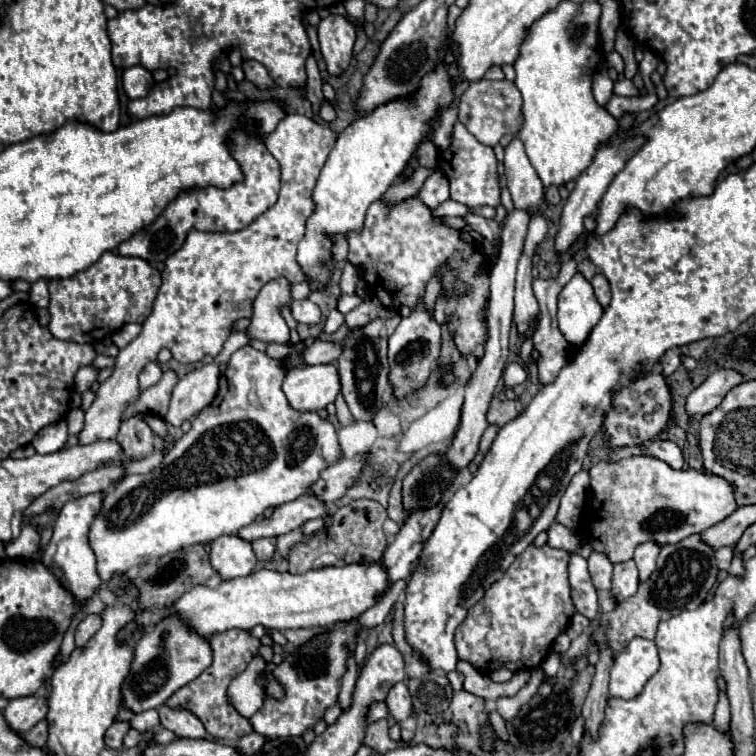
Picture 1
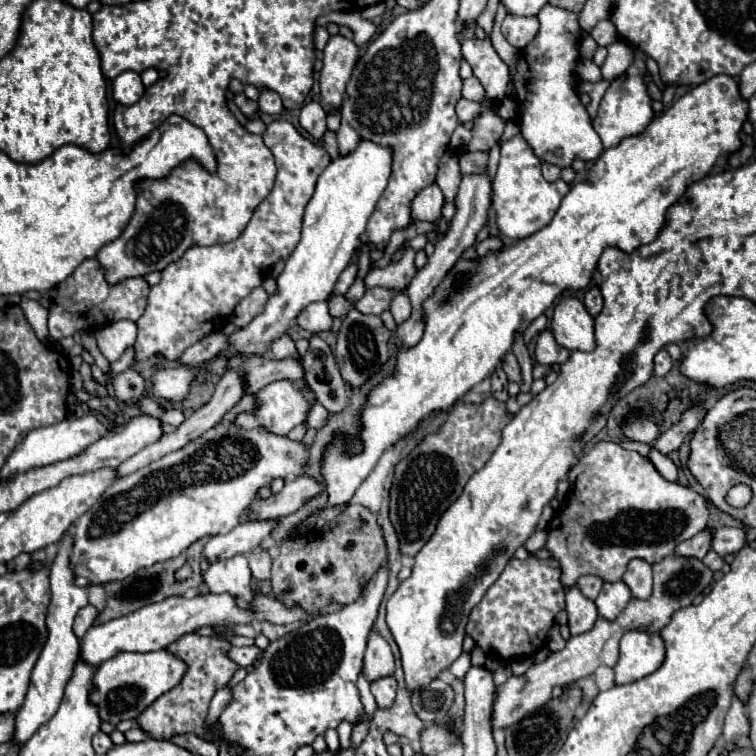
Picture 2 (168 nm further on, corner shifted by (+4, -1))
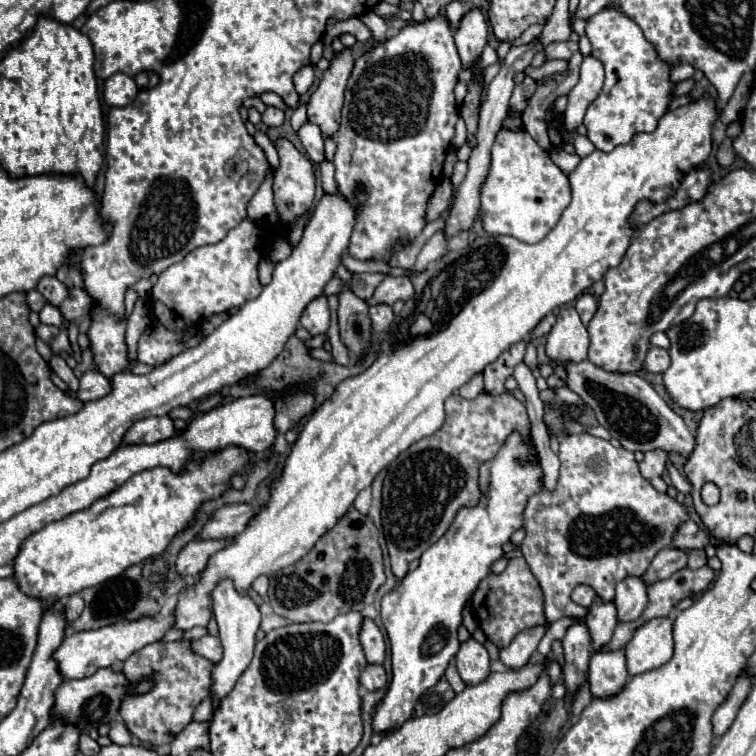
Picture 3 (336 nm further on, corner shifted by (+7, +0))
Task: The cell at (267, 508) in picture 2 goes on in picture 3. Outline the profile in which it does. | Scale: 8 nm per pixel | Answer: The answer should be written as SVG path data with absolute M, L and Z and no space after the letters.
M228 504L218 508L212 518L206 522L200 538L234 538L250 524L256 516L252 504Z

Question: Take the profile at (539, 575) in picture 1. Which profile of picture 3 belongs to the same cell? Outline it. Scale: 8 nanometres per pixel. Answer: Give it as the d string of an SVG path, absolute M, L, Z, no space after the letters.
M512 558L504 572L486 576L470 600L478 626L498 648L506 648L520 632L546 624L544 594L540 592L540 582L536 580L536 576L532 576L532 570L528 568L524 558Z

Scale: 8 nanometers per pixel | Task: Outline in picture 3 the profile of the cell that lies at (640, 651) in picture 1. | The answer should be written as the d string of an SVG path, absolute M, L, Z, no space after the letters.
M652 618L636 628L624 652L630 676L664 666L674 654L672 618Z

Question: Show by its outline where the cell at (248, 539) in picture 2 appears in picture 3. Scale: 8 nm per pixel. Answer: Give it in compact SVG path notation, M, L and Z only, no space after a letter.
M234 538L232 540L192 540L178 554L178 560L176 560L178 574L180 576L200 574L206 568L210 556L214 556L218 550L226 548L232 542L234 542Z

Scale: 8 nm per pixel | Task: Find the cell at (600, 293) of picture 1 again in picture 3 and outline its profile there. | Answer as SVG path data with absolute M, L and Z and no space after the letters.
M582 294L578 298L578 302L576 302L576 310L578 310L584 324L588 324L592 320L596 308L598 308L598 302L596 302L596 298L592 294Z

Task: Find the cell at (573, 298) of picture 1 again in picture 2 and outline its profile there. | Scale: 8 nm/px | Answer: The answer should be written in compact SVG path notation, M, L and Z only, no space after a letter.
M575 297L561 299L555 305L551 319L551 333L555 341L569 351L593 351L593 317L583 309L583 303Z

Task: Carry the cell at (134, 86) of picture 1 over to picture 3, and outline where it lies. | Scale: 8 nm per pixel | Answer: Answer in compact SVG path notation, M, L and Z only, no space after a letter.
M114 74L104 82L104 100L108 106L128 106L138 94L138 86L128 74Z

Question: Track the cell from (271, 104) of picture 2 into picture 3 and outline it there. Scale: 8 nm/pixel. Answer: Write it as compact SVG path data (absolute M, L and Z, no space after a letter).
M266 106L266 110L262 112L262 122L266 126L280 126L284 120L284 110L274 108L274 106Z

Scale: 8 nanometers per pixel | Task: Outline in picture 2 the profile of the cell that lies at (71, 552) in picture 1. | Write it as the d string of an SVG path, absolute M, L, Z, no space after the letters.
M67 533L63 541L57 543L57 555L51 563L51 605L47 611L47 641L45 647L33 667L31 673L31 683L27 697L21 705L21 709L15 715L15 733L13 733L13 743L15 745L25 745L27 739L43 725L47 723L59 709L59 703L63 701L65 685L69 683L73 675L73 667L79 657L79 639L75 637L71 625L77 615L77 611L87 605L87 589L89 587L77 587L73 583L73 573L69 567L69 553L71 553L71 535Z

